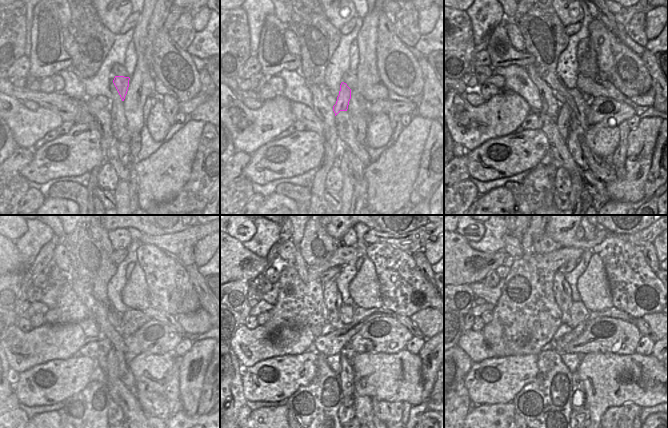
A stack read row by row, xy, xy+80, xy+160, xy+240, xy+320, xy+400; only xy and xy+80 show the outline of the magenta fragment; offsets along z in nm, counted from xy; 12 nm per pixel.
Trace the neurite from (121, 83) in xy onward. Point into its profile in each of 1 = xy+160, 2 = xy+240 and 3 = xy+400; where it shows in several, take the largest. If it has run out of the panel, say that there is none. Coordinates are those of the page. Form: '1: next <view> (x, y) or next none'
1: next xy+160 (564, 115)
2: next xy+240 (113, 372)
3: next xy+400 (578, 385)

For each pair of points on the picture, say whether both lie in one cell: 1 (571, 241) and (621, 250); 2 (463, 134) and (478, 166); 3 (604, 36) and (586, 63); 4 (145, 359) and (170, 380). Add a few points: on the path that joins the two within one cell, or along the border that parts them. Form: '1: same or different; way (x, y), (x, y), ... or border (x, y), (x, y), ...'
1: different; border (594, 245), (591, 249)
2: different; border (491, 138), (468, 152)
3: different; border (589, 47), (595, 51), (596, 65), (599, 73)
4: different; border (176, 357), (165, 377), (163, 394)

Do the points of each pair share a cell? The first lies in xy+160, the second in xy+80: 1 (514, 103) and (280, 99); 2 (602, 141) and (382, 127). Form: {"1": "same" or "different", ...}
{"1": "same", "2": "same"}

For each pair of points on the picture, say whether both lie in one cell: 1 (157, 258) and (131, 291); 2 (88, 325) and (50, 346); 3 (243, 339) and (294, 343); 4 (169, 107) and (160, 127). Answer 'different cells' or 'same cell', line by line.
1: different cells
2: different cells
3: same cell
4: different cells

